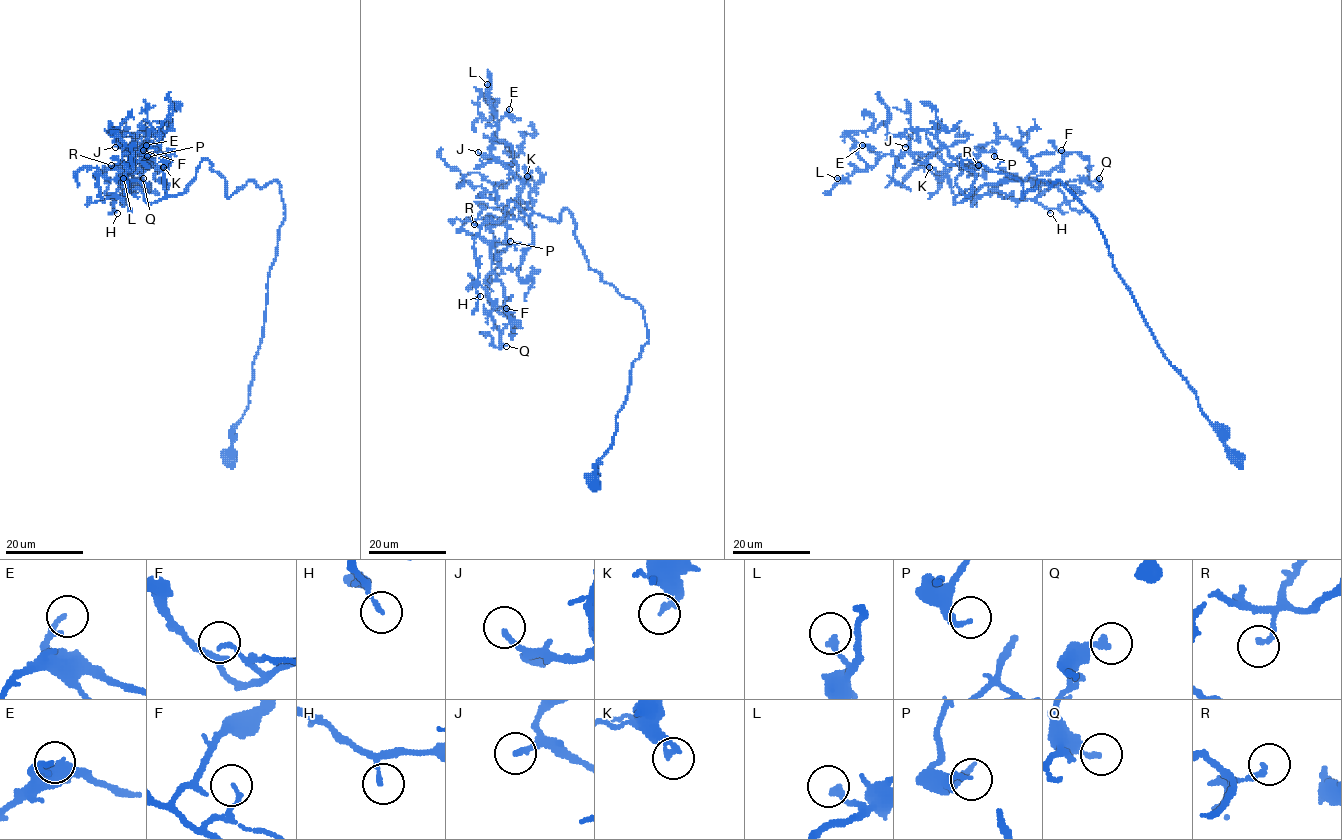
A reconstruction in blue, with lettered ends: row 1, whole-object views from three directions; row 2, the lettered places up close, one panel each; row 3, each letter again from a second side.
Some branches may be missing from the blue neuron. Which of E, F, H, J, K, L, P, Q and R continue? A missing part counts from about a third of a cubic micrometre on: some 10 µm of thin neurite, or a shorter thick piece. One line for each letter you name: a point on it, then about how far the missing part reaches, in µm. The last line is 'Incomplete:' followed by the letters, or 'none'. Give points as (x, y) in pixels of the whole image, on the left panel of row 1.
J: (115, 147) | 20 µm
Incomplete: J

